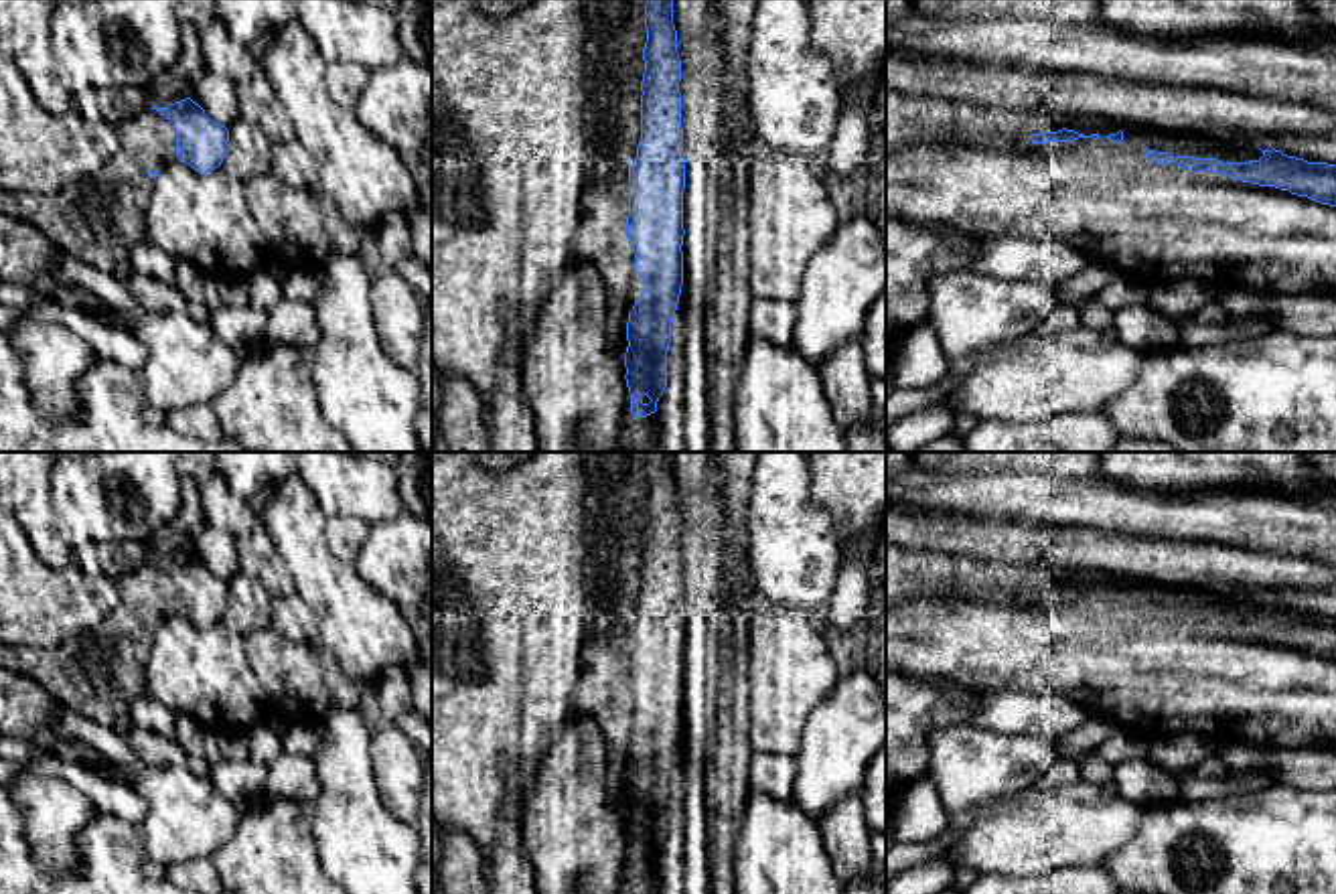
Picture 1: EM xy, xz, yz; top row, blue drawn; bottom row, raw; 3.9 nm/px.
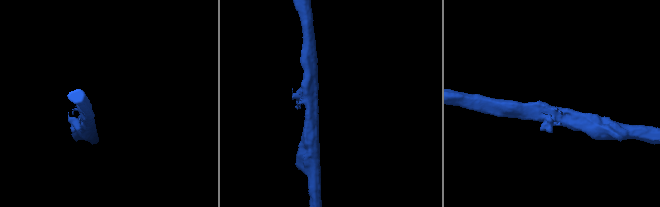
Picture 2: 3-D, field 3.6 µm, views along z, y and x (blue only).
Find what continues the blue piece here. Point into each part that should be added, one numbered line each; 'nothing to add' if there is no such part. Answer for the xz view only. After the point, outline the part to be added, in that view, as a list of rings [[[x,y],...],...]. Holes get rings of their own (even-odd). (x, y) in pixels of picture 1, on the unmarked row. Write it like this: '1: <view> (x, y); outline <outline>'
nothing to add

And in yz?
nothing to add

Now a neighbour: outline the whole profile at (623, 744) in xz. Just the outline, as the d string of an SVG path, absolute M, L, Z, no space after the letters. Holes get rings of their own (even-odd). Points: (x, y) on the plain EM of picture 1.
M580 452L586 622L574 701L600 726L608 805L620 813L628 766L645 742L626 693L628 622L641 596L645 458L647 452Z

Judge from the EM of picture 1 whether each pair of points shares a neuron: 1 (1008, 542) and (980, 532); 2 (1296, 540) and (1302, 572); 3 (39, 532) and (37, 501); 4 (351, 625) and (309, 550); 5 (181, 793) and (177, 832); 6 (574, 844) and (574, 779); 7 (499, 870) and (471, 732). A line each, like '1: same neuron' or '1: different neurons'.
1: same neuron
2: different neurons
3: same neuron
4: same neuron
5: same neuron
6: same neuron
7: different neurons

